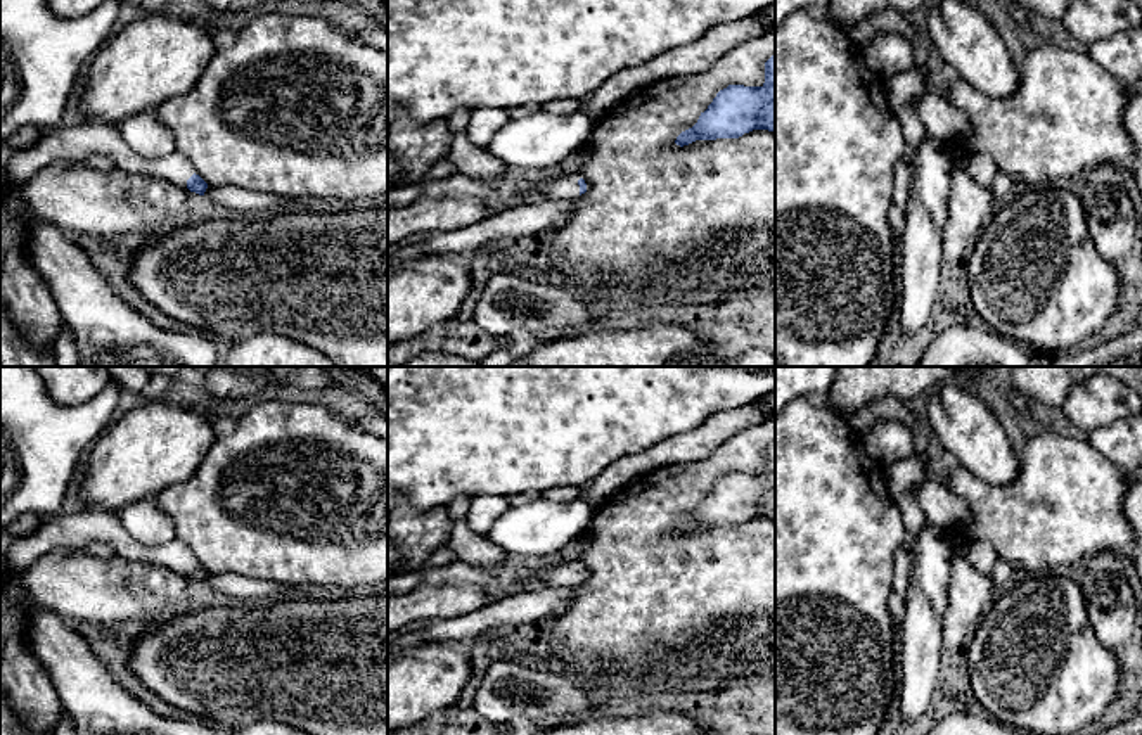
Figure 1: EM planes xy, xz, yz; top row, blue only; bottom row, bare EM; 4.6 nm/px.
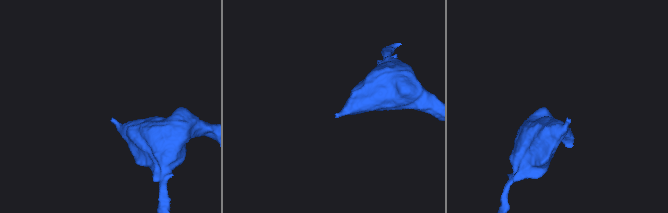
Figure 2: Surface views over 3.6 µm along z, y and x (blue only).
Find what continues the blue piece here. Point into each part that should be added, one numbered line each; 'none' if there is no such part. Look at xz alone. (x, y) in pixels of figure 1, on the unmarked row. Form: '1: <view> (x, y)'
1: xz (559, 576)

